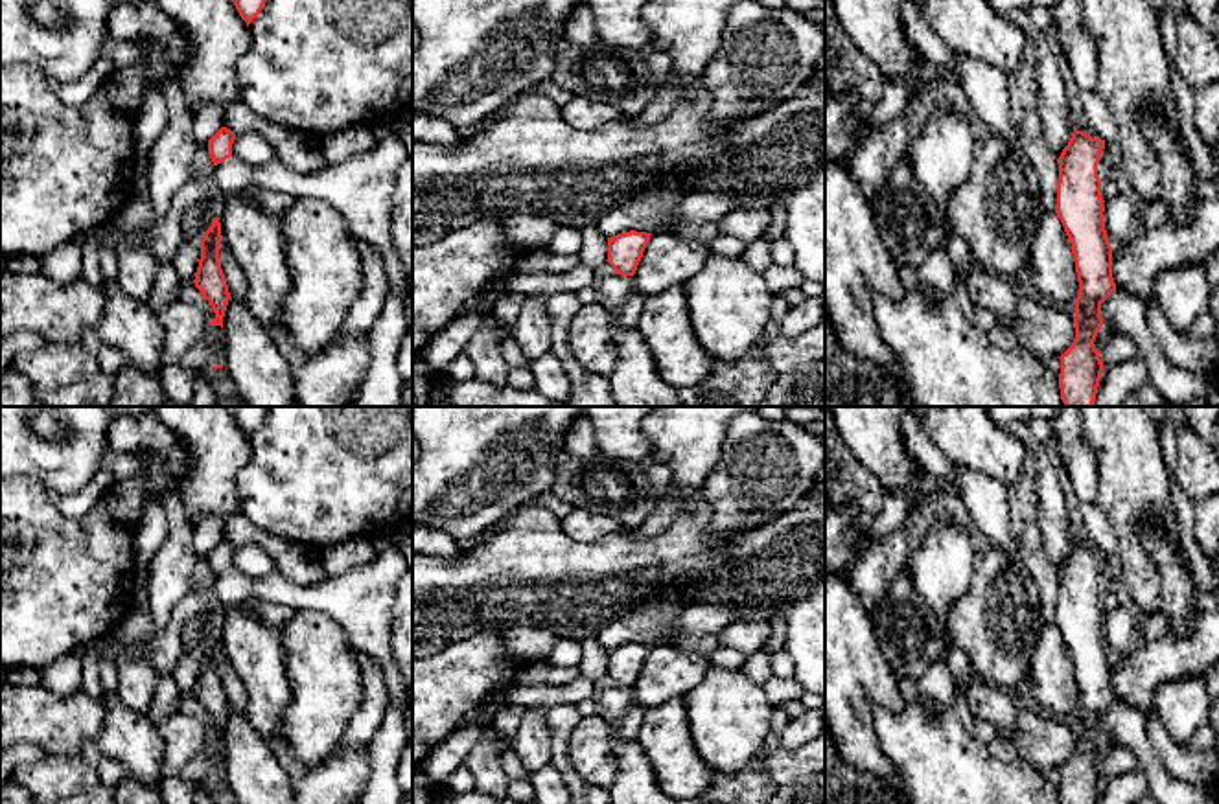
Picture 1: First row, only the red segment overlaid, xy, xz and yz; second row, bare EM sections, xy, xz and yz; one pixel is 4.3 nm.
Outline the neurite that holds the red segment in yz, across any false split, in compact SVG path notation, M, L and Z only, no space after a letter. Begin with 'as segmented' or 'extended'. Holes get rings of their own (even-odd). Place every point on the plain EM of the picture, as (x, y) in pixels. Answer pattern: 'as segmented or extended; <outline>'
as segmented; M1077 543L1057 570L1057 620L1072 655L1079 708L1075 710L1075 751L1061 767L1061 804L1097 804L1103 775L1094 752L1103 738L1101 716L1116 703L1112 659L1103 633L1097 576L1105 554Z

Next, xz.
as segmented; M622 644L608 653L608 675L615 686L633 688L652 646Z

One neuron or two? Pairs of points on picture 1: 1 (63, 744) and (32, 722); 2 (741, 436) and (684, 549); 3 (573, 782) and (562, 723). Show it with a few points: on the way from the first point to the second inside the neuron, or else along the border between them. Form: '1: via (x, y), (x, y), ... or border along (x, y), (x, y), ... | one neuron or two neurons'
1: via (56, 736), (39, 722) | one neuron
2: border along (750, 527), (713, 539), (706, 536) | two neurons
3: via (564, 768), (560, 738) | one neuron

